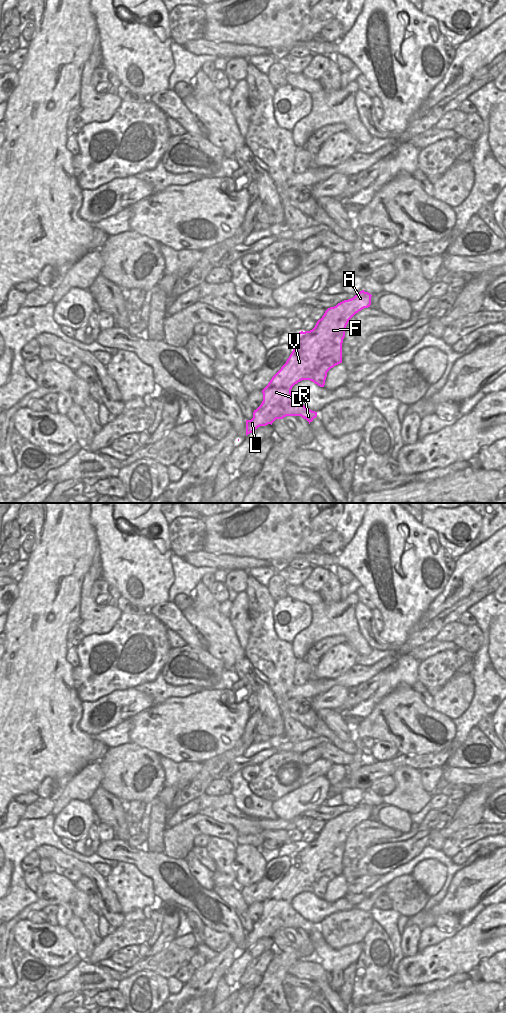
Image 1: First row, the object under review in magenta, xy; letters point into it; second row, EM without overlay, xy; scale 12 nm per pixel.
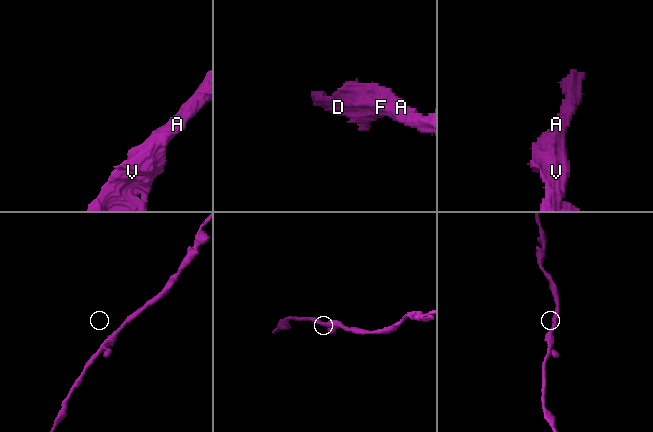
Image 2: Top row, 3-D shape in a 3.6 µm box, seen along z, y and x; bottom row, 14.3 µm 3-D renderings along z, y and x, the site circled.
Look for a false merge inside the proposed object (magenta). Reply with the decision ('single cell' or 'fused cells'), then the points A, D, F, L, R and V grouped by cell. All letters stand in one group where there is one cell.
single cell | A D F L R V

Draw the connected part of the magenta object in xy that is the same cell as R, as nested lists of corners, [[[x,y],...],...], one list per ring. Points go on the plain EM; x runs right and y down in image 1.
[[[362,802],[356,805],[353,810],[328,820],[312,842],[298,845],[298,849],[292,856],[293,863],[286,875],[262,902],[263,913],[261,917],[254,922],[253,930],[246,932],[246,948],[258,939],[272,937],[276,931],[283,931],[286,928],[301,928],[309,936],[317,929],[317,924],[306,920],[294,910],[291,901],[302,892],[310,892],[318,898],[324,899],[327,884],[342,875],[342,855],[349,832],[362,821],[370,819],[371,809],[370,805]]]

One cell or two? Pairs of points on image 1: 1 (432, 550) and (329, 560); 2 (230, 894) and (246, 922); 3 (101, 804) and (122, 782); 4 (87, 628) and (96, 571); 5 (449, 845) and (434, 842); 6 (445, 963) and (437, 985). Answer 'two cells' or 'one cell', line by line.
1: one cell
2: one cell
3: two cells
4: one cell
5: two cells
6: two cells

